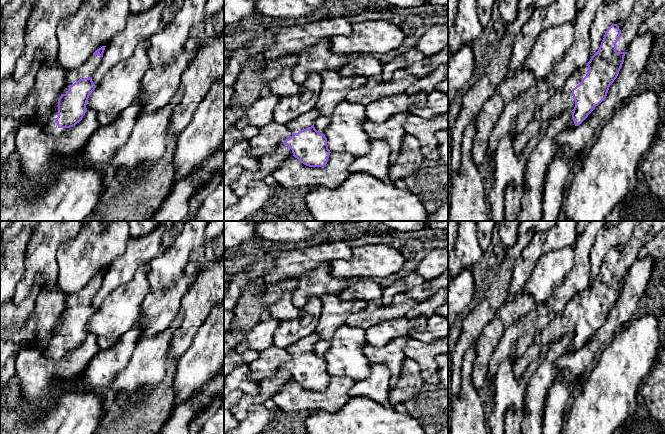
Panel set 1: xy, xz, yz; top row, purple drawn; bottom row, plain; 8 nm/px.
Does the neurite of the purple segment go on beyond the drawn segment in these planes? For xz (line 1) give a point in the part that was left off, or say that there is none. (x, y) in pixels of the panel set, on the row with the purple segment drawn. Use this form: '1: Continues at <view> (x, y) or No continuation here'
1: Continues at xz (306, 120)

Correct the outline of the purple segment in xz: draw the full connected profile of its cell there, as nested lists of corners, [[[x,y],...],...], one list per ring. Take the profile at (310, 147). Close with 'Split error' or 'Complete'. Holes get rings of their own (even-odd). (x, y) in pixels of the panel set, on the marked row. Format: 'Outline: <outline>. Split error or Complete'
Outline: [[[314,108],[287,124],[292,136],[283,142],[292,150],[295,158],[309,167],[326,166],[331,153],[327,138],[314,127],[318,116],[319,111]]]. Split error

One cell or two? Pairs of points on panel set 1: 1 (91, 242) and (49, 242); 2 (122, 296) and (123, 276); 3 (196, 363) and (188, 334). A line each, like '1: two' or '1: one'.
1: two
2: two
3: two

